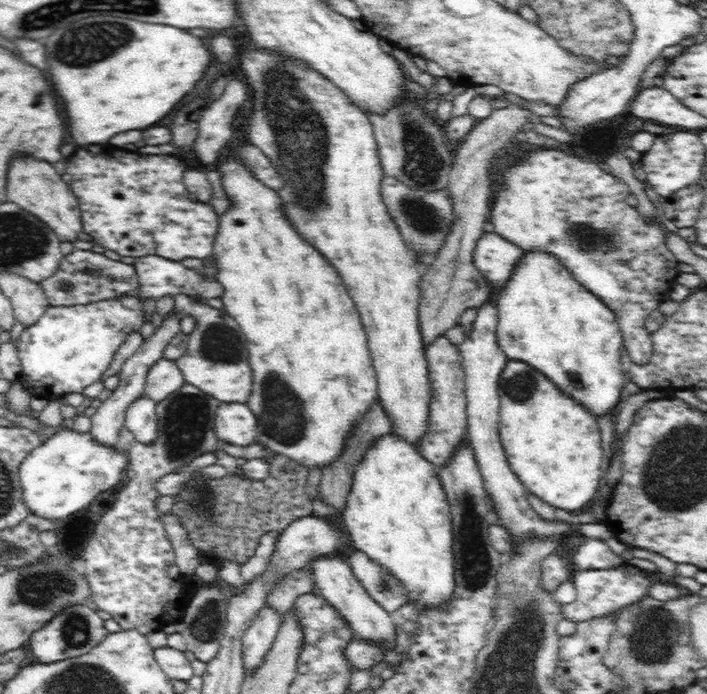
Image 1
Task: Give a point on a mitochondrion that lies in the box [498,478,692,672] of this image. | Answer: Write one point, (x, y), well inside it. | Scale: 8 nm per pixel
(650, 641)

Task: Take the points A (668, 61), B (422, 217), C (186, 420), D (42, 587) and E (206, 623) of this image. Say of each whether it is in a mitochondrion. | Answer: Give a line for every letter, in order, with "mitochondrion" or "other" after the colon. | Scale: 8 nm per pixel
A: other
B: mitochondrion
C: mitochondrion
D: mitochondrion
E: mitochondrion

